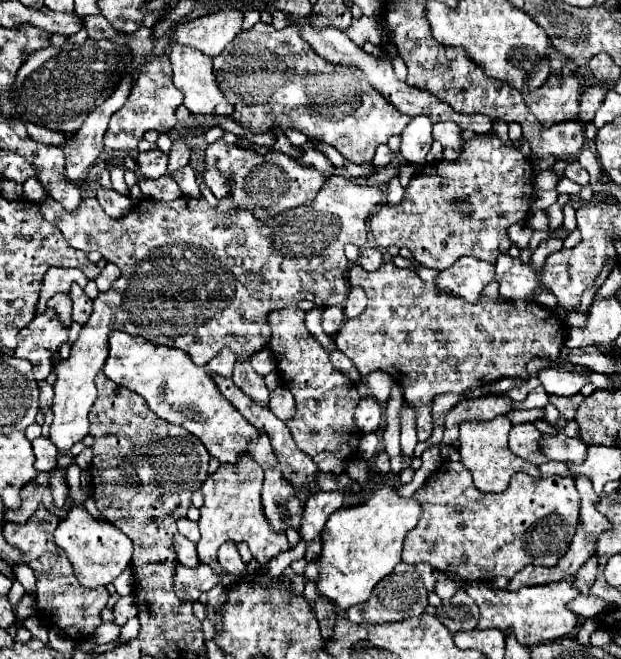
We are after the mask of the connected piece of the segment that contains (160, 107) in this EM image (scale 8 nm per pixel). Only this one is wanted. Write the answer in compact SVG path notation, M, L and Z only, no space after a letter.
M170 45L164 49L162 55L154 57L150 63L146 63L140 69L138 79L134 81L132 93L128 95L124 107L116 111L110 119L106 137L104 137L104 149L106 151L132 151L140 143L146 131L154 129L158 133L168 133L176 125L176 109L182 105L184 95L174 87L172 83L172 69L170 69L170 59L168 59Z

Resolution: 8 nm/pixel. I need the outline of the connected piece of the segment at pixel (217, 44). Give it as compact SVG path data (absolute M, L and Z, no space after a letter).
M216 11L204 17L192 19L188 23L180 23L172 37L172 43L188 45L198 51L204 51L210 57L216 57L224 47L240 33L242 29L242 11Z

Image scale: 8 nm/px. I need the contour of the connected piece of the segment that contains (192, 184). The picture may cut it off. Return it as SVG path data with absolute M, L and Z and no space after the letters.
M188 165L188 167L184 167L184 169L172 171L172 173L170 173L170 177L178 183L178 187L180 187L180 191L182 191L184 195L202 199L200 189L198 189L198 183L196 183L196 177L194 177L194 169L192 169L190 165Z

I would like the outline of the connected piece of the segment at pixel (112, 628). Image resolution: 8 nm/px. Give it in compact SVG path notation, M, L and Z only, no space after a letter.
M106 621L96 629L96 635L92 637L96 643L110 643L120 635L120 625L116 625L114 621Z

